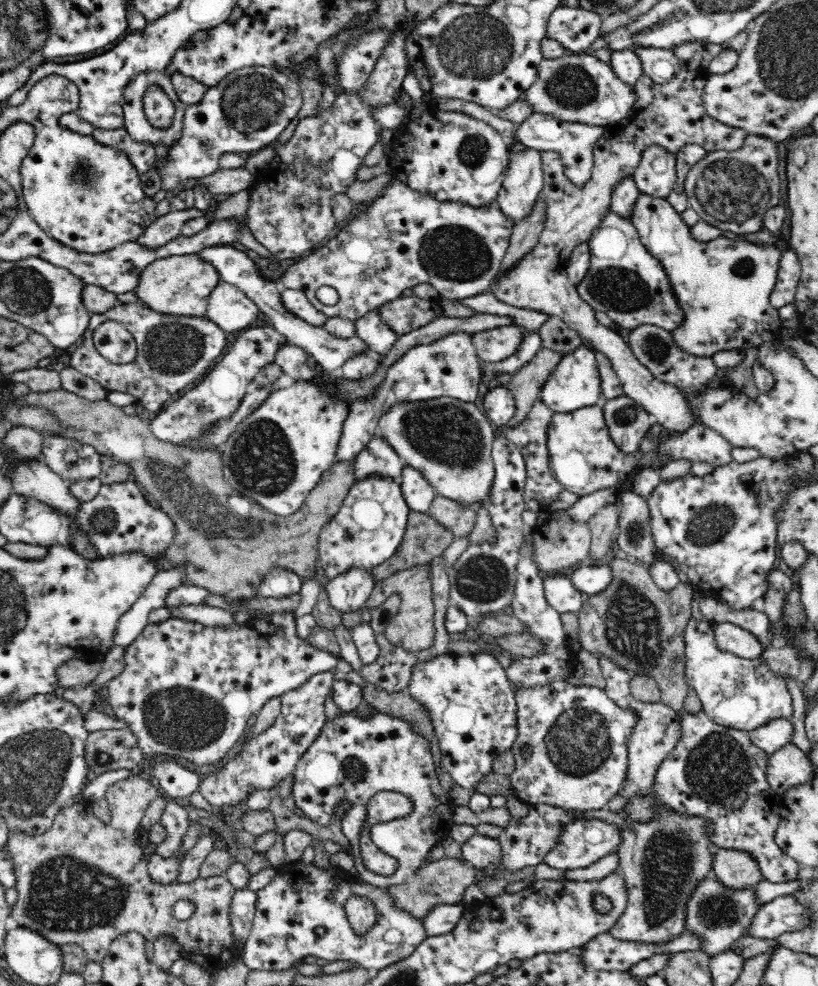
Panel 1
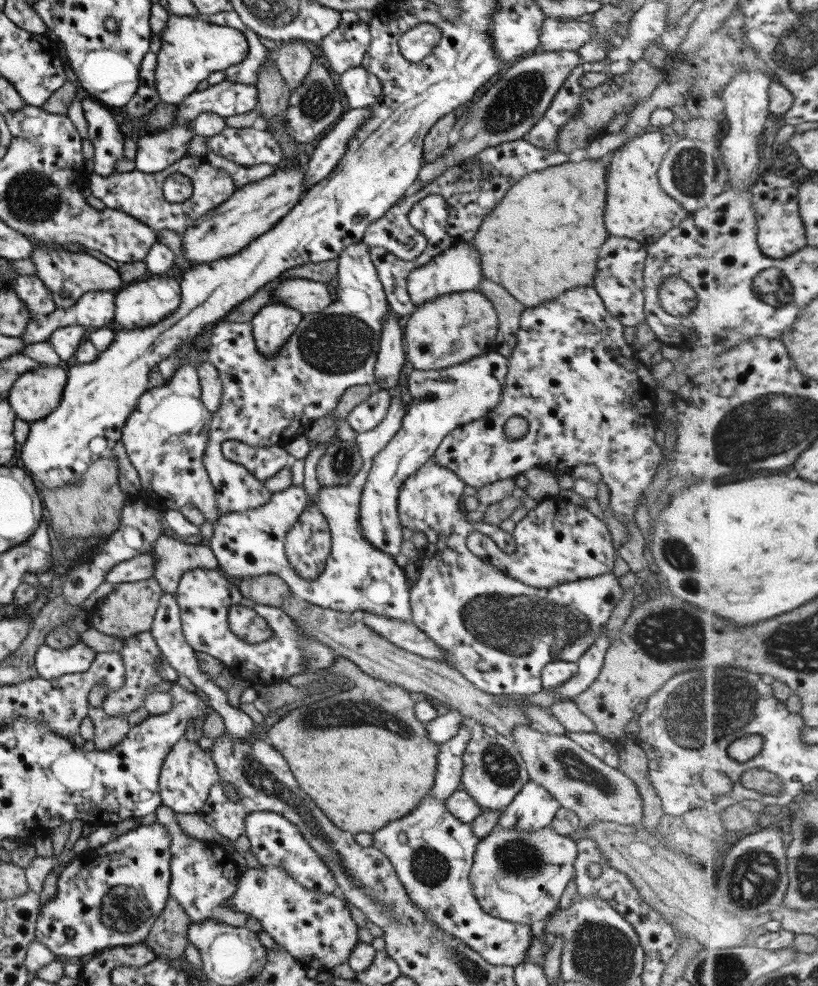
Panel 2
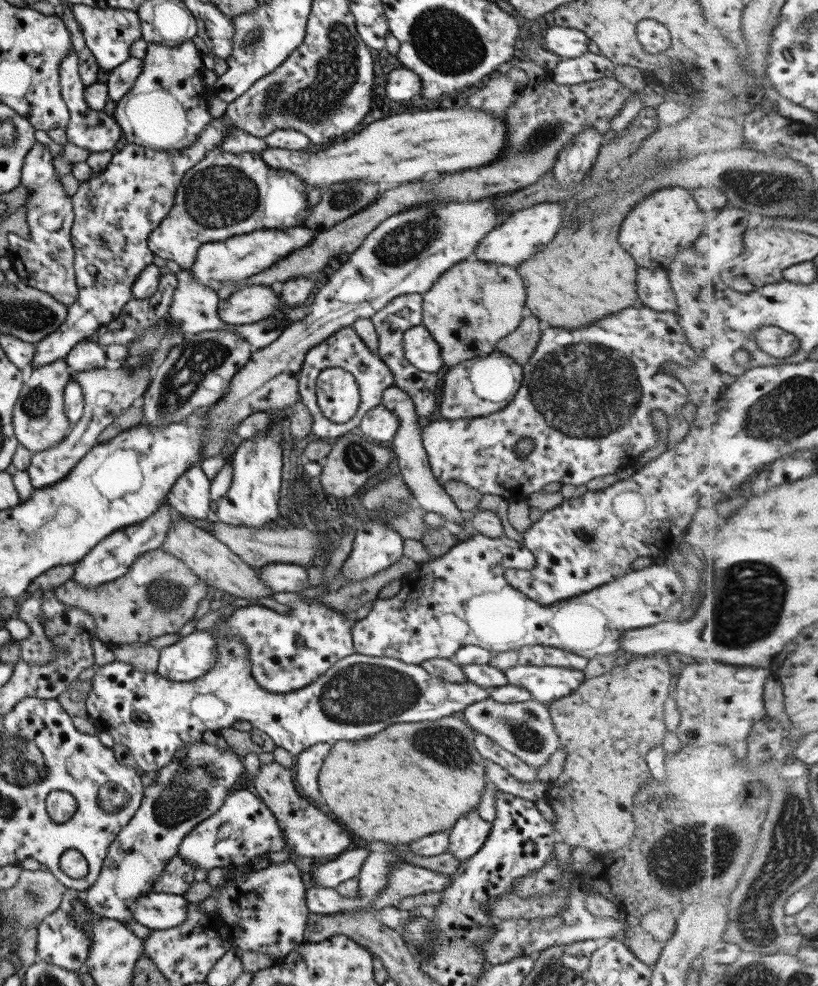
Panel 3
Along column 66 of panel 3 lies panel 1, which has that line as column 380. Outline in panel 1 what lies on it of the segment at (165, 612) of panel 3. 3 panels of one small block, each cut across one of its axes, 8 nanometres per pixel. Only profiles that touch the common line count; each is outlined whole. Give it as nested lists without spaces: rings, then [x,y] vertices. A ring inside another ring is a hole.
[[[428,563],[416,564],[412,568],[404,568],[384,580],[375,582],[370,598],[352,612],[342,612],[341,622],[344,626],[352,630],[355,626],[362,624],[362,612],[364,610],[374,610],[380,606],[389,596],[400,595],[400,608],[398,614],[390,620],[386,626],[386,639],[402,649],[408,651],[424,651],[433,645],[435,637],[435,604],[433,603],[433,588],[431,579],[431,569]]]

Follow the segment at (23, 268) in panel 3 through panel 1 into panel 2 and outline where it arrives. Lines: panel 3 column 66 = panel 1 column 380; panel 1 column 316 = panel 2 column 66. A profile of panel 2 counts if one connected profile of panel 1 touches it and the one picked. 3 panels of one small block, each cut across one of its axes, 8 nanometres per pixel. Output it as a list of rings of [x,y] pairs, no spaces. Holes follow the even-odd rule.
[[[33,244],[33,252],[28,258],[35,267],[34,275],[49,289],[57,309],[73,306],[73,302],[86,292],[118,290],[120,286],[120,276],[115,269],[84,252],[68,252],[59,246]],[[61,290],[69,292],[67,299],[59,295]]]

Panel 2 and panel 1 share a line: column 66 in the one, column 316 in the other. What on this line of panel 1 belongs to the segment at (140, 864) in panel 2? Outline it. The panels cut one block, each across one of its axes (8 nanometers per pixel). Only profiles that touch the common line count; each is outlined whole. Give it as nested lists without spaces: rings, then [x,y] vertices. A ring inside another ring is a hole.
[[[301,858],[298,862],[285,862],[278,867],[278,874],[266,887],[257,893],[255,917],[250,937],[243,948],[241,960],[254,970],[288,970],[296,961],[306,955],[313,955],[320,960],[353,960],[364,968],[382,970],[399,960],[410,956],[420,942],[427,938],[422,920],[395,906],[395,898],[390,892],[356,881],[350,873],[335,866],[318,867],[311,859]],[[352,895],[370,899],[377,910],[377,921],[372,931],[366,936],[357,936],[348,922],[344,903]]]

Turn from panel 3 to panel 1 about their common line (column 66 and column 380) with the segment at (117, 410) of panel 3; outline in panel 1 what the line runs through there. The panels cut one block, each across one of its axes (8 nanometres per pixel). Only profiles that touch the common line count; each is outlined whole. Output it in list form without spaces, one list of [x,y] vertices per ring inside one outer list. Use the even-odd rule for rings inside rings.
[[[377,433],[355,457],[355,480],[379,474],[397,481],[405,467],[392,445]]]

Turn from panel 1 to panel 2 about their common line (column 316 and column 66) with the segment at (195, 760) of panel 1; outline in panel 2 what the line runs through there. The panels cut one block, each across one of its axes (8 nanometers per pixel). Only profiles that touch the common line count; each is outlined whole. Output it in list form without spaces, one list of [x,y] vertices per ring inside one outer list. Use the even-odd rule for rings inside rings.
[[[80,641],[63,650],[53,650],[42,644],[35,652],[33,664],[37,677],[55,680],[65,674],[86,672],[95,656],[93,649],[85,647]]]

